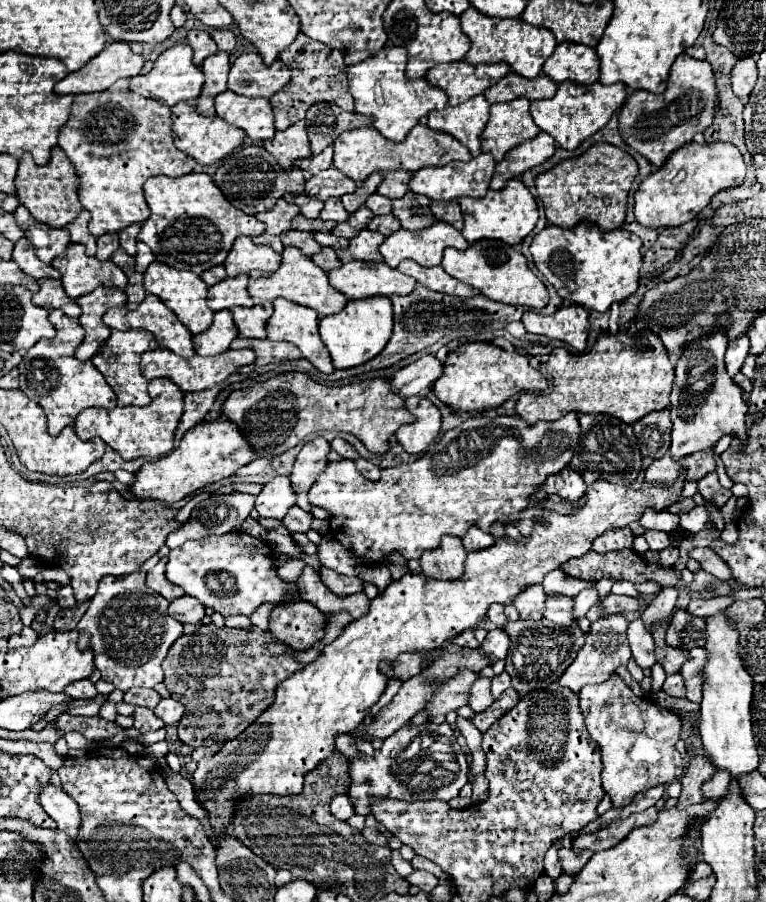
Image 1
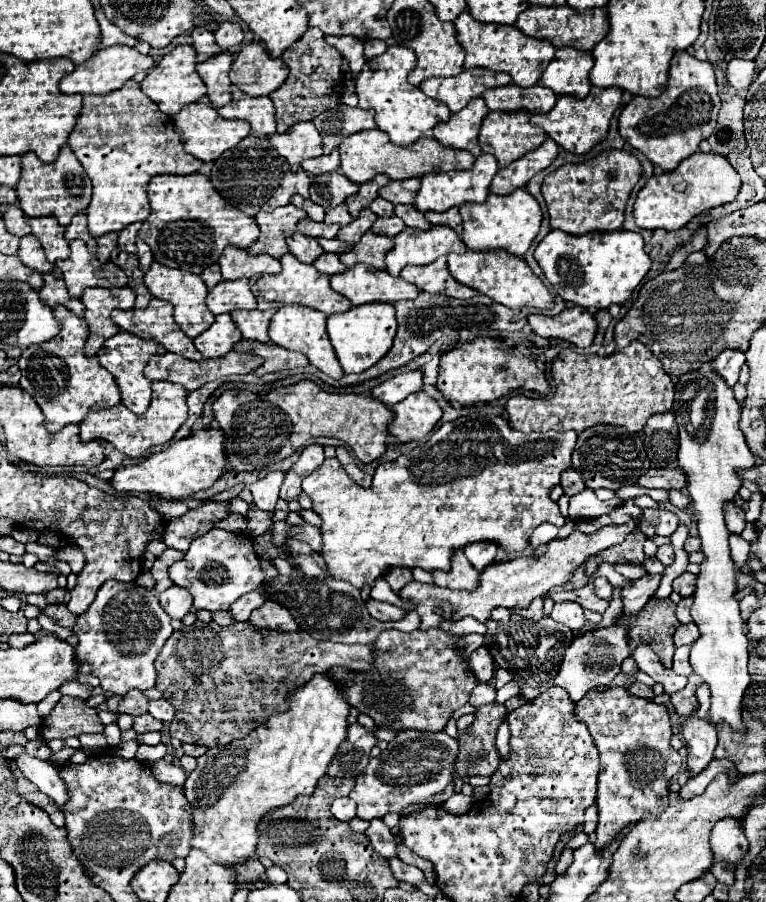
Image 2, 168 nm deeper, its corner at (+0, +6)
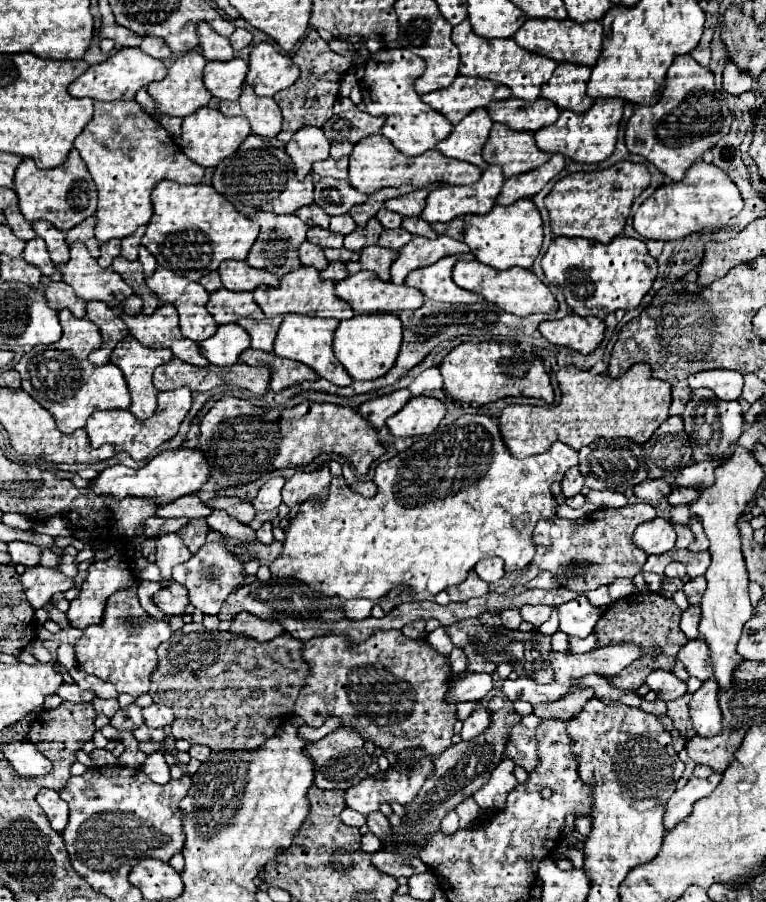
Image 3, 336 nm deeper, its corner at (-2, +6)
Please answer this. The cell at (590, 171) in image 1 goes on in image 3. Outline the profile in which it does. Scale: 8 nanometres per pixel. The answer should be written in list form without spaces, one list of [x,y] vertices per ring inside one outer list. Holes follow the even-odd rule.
[[[619,161],[607,169],[591,173],[571,173],[559,179],[553,191],[545,197],[549,209],[553,235],[563,237],[587,237],[599,243],[609,243],[623,233],[623,225],[629,217],[629,209],[637,195],[649,185],[651,175],[643,163]]]

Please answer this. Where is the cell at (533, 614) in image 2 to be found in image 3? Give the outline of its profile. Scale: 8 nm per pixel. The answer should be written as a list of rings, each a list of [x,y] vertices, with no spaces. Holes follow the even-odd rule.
[[[523,605],[521,607],[521,617],[529,623],[533,623],[535,627],[543,625],[551,615],[551,607],[549,605]]]

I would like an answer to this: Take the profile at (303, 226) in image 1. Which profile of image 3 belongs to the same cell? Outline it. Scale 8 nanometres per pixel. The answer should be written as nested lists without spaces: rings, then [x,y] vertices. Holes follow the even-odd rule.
[[[317,225],[307,231],[307,241],[315,243],[315,245],[319,245],[323,249],[327,249],[327,247],[343,247],[343,235],[331,233],[329,229],[323,229],[323,227],[317,227]]]

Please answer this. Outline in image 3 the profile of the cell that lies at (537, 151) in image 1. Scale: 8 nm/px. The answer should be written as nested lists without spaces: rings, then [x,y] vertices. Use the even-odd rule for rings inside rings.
[[[555,153],[551,155],[551,159],[547,163],[543,163],[541,167],[537,169],[531,169],[527,173],[519,173],[511,179],[505,179],[503,183],[503,189],[497,197],[497,203],[499,205],[509,205],[517,199],[523,199],[523,197],[533,197],[535,193],[539,193],[543,189],[543,185],[547,181],[551,181],[561,169],[565,167],[565,159],[563,155]]]

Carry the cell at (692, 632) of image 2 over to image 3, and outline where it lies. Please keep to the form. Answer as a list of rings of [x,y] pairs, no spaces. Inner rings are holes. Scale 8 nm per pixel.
[[[689,639],[679,649],[677,659],[683,661],[689,675],[701,681],[711,679],[711,667],[707,667],[707,643],[703,643],[703,639]]]

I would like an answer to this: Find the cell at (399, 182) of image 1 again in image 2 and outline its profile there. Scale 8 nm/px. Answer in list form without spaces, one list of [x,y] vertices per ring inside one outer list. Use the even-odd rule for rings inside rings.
[[[405,179],[405,181],[391,181],[387,187],[381,187],[379,197],[385,201],[391,201],[393,205],[413,205],[413,199],[417,195],[417,187],[421,185],[421,179]]]

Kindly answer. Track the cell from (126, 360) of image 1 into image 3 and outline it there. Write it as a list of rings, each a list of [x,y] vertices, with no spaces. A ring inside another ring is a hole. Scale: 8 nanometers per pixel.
[[[127,337],[117,343],[111,353],[111,363],[117,365],[127,381],[131,393],[131,411],[139,419],[153,415],[157,407],[157,391],[153,387],[153,371],[157,365],[163,365],[173,359],[169,349],[149,349],[143,347],[135,337]]]

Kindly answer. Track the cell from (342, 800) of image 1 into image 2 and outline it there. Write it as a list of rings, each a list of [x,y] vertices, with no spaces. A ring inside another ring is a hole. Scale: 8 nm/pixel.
[[[339,797],[339,799],[335,799],[333,805],[331,805],[331,813],[333,813],[333,817],[339,819],[339,821],[351,821],[351,819],[355,817],[357,809],[355,809],[353,799],[349,799],[349,797]]]

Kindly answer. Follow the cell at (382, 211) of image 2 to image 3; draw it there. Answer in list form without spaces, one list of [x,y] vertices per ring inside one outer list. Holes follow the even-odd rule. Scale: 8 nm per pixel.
[[[381,209],[379,213],[377,213],[377,219],[381,221],[381,225],[385,227],[385,229],[395,229],[395,227],[401,227],[401,215],[399,213],[393,213],[393,211],[389,211],[389,209]]]

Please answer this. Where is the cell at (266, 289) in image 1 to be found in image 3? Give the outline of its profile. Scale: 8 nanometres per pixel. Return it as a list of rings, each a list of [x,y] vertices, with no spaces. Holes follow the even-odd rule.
[[[299,267],[297,271],[289,271],[281,277],[279,287],[265,287],[259,285],[253,291],[253,297],[257,305],[263,309],[265,317],[275,317],[275,315],[285,315],[285,313],[301,313],[301,315],[311,315],[311,317],[333,317],[333,319],[351,319],[355,311],[351,311],[349,303],[339,299],[333,291],[333,281],[325,281],[319,277],[319,271],[313,267]]]

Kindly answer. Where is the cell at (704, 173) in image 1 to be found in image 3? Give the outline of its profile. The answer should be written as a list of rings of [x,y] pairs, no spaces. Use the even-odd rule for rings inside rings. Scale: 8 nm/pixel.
[[[695,161],[683,181],[671,181],[655,189],[655,193],[645,199],[633,217],[635,231],[645,239],[681,239],[695,231],[711,231],[727,225],[743,209],[743,199],[739,187],[729,179],[729,175],[715,167],[713,163]]]

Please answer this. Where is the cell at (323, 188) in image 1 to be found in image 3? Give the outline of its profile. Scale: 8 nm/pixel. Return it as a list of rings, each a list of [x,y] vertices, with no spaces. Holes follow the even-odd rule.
[[[339,181],[337,185],[317,185],[315,187],[315,205],[319,205],[327,215],[343,215],[353,205],[365,203],[367,195],[355,191],[349,181]]]

